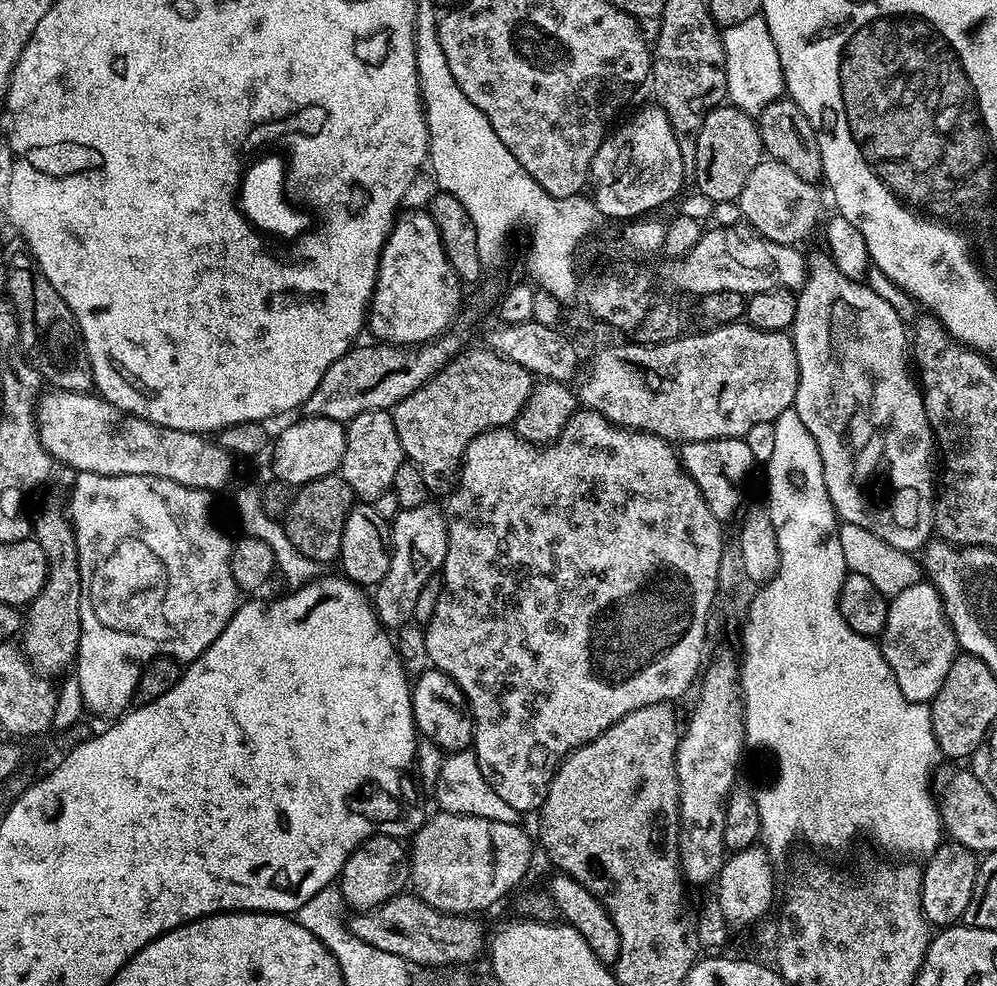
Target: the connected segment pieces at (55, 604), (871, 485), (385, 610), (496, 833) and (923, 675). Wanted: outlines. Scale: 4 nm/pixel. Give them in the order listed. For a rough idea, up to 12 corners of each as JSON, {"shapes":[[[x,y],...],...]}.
{"shapes":[[[65,509],[34,520],[42,590],[22,620],[22,653],[41,677],[73,667],[82,578]],[[807,257],[794,407],[843,523],[919,553],[934,437],[910,332]],[[425,502],[391,520],[376,617],[399,630],[444,566],[448,522]],[[441,810],[410,840],[410,884],[453,916],[525,879],[519,823]],[[931,582],[891,597],[878,637],[898,690],[928,704],[956,661]]]}

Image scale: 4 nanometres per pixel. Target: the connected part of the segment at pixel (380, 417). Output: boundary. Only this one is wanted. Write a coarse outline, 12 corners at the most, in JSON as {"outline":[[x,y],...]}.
{"outline":[[391,411],[347,421],[338,474],[353,497],[390,492],[406,462]]}

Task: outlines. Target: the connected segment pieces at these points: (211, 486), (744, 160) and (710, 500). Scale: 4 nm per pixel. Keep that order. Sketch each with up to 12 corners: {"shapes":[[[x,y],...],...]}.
{"shapes":[[[48,392],[43,448],[71,471],[218,492],[233,454],[98,394]],[[721,106],[696,133],[695,191],[716,202],[765,159],[760,125]],[[744,438],[690,440],[680,463],[710,514],[735,521],[756,464]]]}

